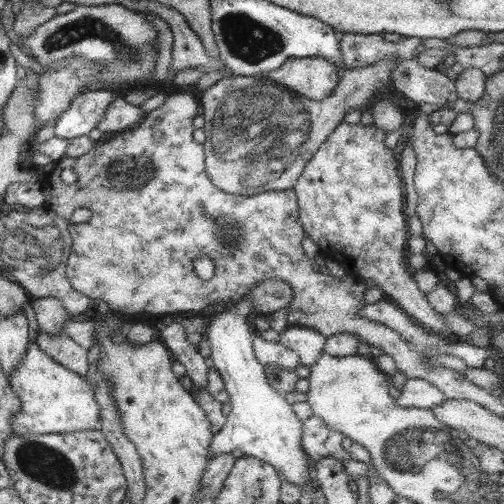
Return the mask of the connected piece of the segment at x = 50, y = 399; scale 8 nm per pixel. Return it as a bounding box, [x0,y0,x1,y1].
[9,342,101,434]

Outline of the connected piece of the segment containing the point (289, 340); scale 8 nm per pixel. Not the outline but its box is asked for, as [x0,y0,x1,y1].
[278,326,326,367]

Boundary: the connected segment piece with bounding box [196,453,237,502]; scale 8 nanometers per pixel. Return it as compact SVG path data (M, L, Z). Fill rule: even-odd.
M218 454L209 460L201 482L201 490L197 495L197 502L209 500L222 490L226 478L230 475L237 459L232 454Z

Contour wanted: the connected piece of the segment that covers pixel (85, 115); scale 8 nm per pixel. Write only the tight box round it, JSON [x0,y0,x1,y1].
[54,88,115,139]

